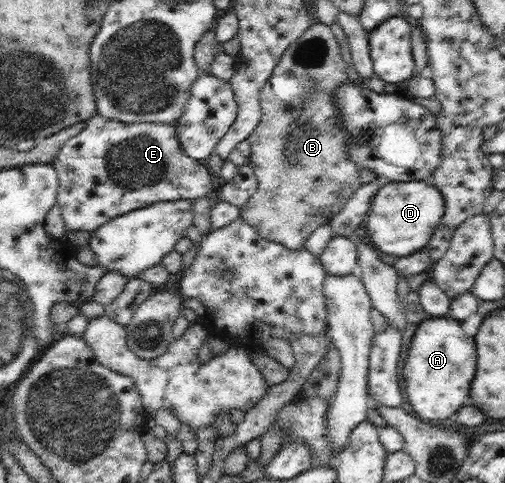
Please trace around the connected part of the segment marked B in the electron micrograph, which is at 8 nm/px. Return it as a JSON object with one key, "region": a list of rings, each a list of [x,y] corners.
{"region":[[[315,21],[283,52],[261,89],[261,121],[247,139],[250,142],[249,164],[254,169],[258,188],[240,216],[258,230],[261,238],[292,250],[305,247],[311,233],[320,225],[329,224],[347,204],[349,197],[361,187],[359,165],[347,152],[348,132],[339,118],[338,107],[334,105],[338,88],[350,83],[347,68],[337,38],[329,26]]]}

